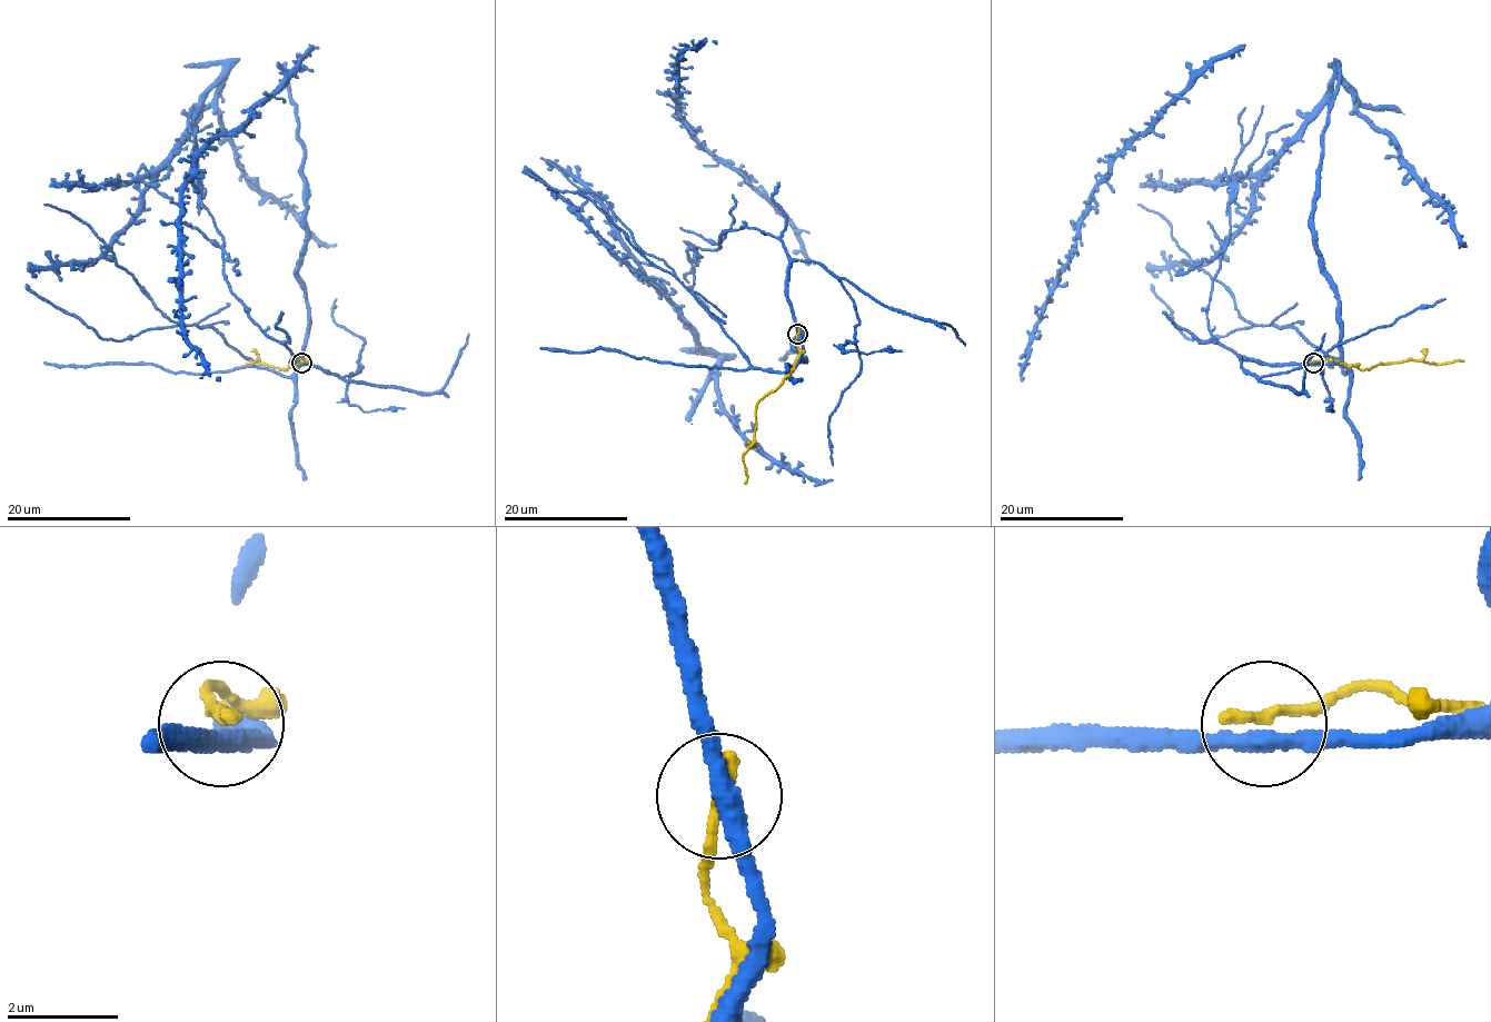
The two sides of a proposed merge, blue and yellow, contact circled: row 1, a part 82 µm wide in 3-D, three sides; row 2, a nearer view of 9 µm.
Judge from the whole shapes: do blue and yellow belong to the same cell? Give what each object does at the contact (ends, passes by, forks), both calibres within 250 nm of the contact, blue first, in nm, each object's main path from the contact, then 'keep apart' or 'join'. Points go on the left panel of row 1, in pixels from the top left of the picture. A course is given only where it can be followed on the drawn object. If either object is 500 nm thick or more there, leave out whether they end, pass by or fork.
blue passes by; yellow ends; calibres 320 and 260 nm; course blue (301, 363), (258, 367), (211, 327), (103, 339), (27, 285), (96, 259), (222, 79), (236, 166), (336, 246); course yellow (301, 363), (300, 358), (302, 359), (297, 366), (279, 368), (261, 364), (258, 359), (247, 364), (248, 360); keep apart

